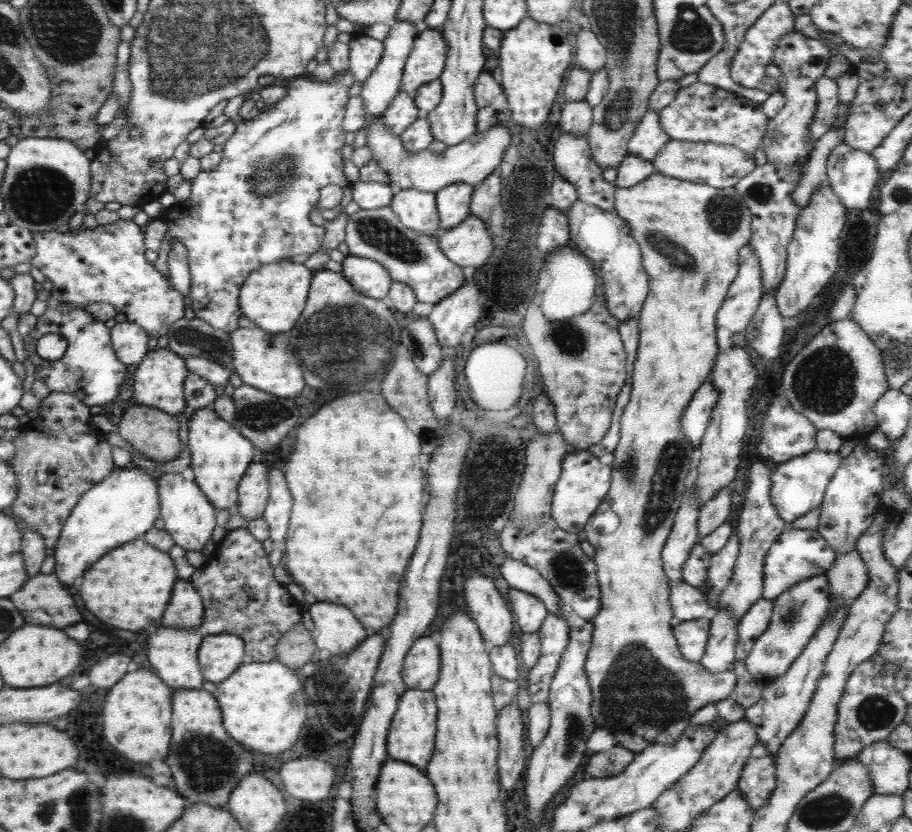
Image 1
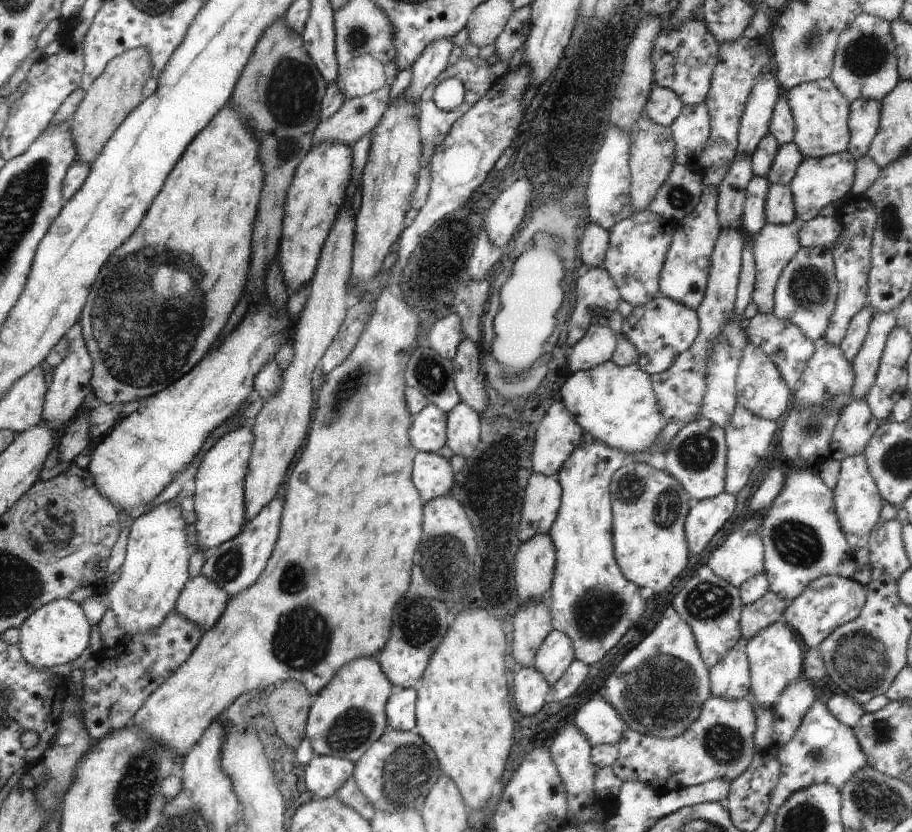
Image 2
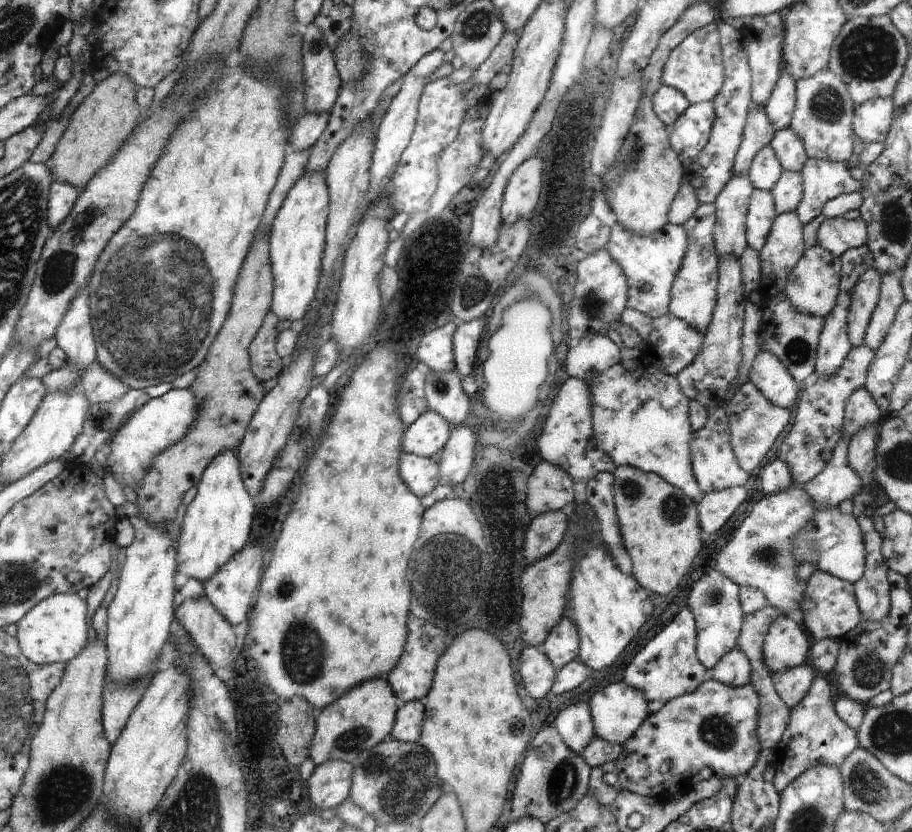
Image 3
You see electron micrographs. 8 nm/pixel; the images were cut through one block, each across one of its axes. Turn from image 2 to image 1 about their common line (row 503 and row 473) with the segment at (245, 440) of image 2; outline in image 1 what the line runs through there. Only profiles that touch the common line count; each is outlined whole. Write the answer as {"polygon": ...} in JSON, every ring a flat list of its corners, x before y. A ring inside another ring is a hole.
{"polygon":[[210,408,192,411,187,421,187,446,194,482,217,511,227,510,229,514,235,514,237,484,251,463,254,446,233,428,233,424,221,420]]}

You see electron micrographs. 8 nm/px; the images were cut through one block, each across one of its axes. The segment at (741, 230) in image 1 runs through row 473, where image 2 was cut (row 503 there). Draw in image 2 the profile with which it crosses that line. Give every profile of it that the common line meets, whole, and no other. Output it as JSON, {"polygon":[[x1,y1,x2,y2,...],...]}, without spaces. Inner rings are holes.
{"polygon":[[631,460,613,472,608,489,613,558,621,576,635,586,647,586,655,594,663,592,687,564,683,536,683,522,689,510,687,493,665,471]]}

